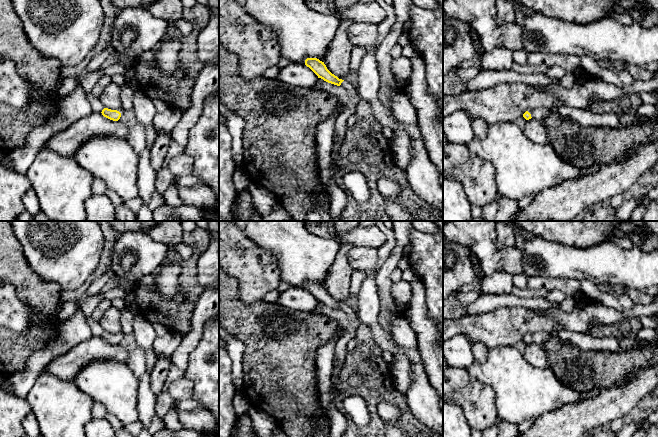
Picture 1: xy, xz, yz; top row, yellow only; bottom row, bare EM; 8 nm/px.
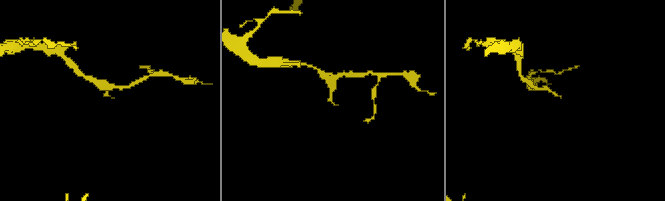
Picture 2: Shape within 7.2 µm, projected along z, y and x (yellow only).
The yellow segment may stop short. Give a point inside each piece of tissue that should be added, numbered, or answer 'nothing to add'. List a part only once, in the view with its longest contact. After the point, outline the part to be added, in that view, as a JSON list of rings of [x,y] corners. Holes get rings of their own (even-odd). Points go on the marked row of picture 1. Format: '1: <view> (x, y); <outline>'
nothing to add

